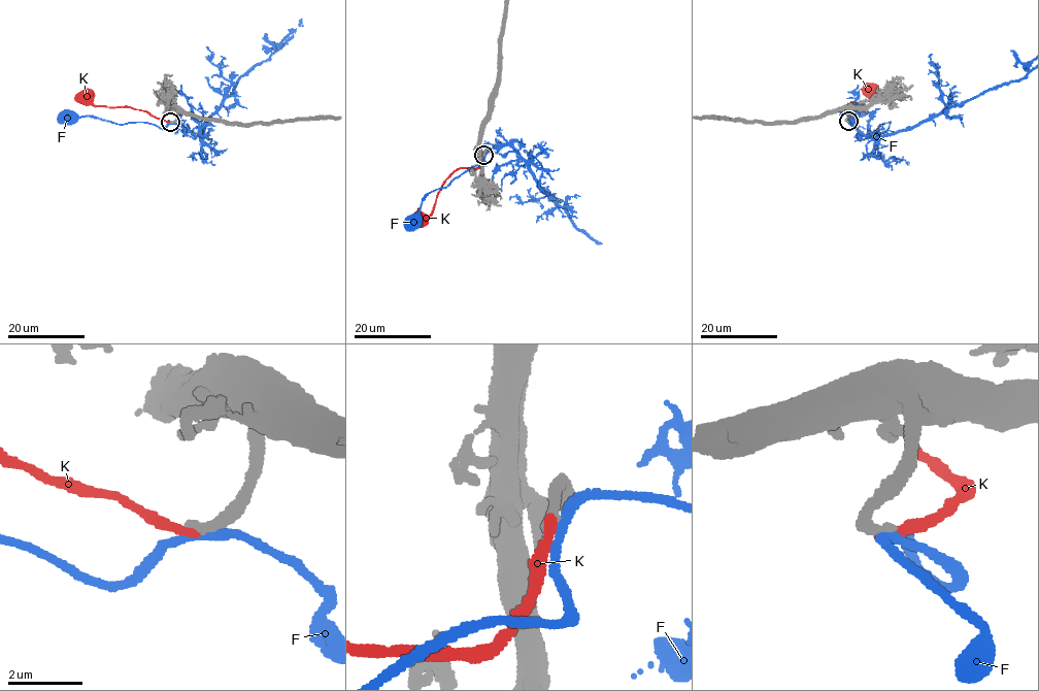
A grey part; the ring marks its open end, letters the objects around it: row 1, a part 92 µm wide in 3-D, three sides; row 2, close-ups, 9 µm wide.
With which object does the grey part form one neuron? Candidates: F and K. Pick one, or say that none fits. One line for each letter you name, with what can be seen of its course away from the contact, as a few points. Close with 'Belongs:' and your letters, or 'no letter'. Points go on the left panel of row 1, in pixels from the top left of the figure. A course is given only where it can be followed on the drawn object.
Belongs: no letter

